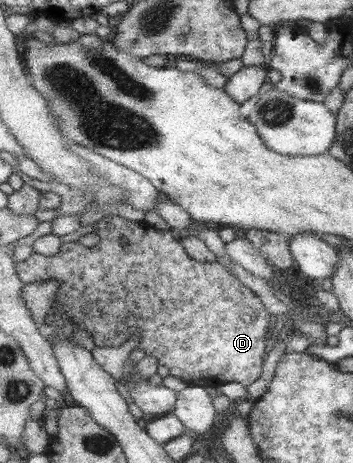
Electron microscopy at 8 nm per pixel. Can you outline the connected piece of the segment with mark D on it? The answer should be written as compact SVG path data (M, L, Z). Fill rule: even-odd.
M113 214L104 216L102 220L95 224L95 231L93 232L98 234L100 240L94 246L86 247L78 242L66 242L62 244L60 253L57 253L57 255L47 257L40 253L33 252L33 254L25 260L16 261L16 270L23 283L49 281L50 279L56 279L60 283L54 307L51 311L55 317L59 318L62 313L63 315L68 315L74 327L80 327L90 334L95 347L121 347L134 337L134 335L140 335L138 348L142 349L146 355L155 357L158 362L157 365L167 367L170 373L169 375L179 377L181 381L188 383L189 386L217 388L231 382L242 383L247 386L253 385L253 383L261 377L263 363L265 363L267 354L265 353L265 335L267 335L267 331L269 331L271 315L269 315L269 311L265 309L263 301L261 301L249 287L245 287L245 285L228 270L227 266L218 261L213 263L197 261L196 258L188 254L188 250L185 249L184 242L181 238L177 239L173 233L158 230L157 226L150 225L146 221L143 223L136 222ZM115 299L147 299L147 301L115 301Z

